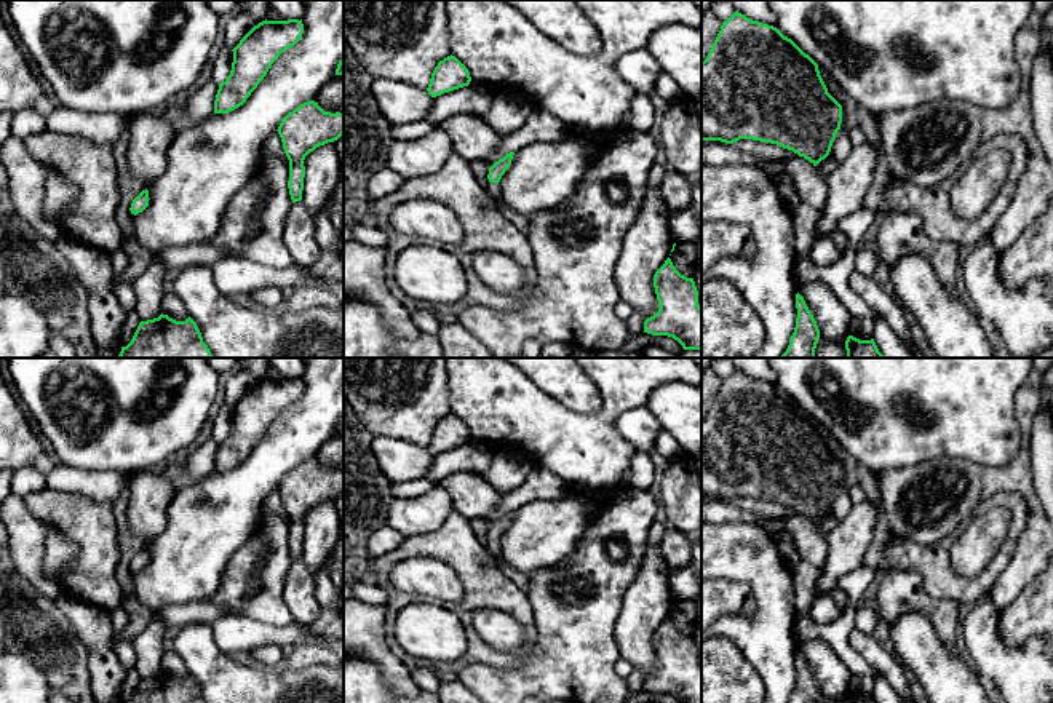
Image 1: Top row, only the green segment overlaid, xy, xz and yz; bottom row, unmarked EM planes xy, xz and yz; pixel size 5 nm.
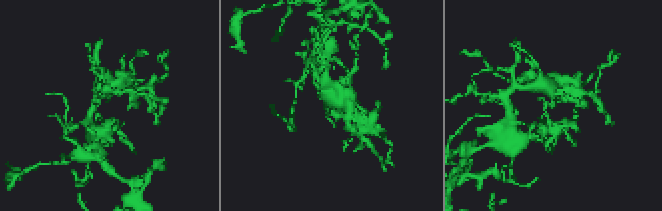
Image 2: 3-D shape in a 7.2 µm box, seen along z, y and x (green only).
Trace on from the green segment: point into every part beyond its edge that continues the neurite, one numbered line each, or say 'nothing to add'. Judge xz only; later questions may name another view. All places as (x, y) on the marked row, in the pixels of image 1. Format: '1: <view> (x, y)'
1: xz (492, 189)

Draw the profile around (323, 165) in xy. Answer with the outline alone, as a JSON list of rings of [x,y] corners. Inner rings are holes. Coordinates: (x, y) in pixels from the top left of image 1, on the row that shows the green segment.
[[[336,141],[310,152],[304,160],[304,166],[302,203],[315,217],[329,203],[340,176],[340,157]]]

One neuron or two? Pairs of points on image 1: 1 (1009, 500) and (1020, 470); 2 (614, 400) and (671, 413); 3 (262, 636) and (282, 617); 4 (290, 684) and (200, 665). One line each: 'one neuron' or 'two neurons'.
1: two neurons
2: two neurons
3: two neurons
4: one neuron

